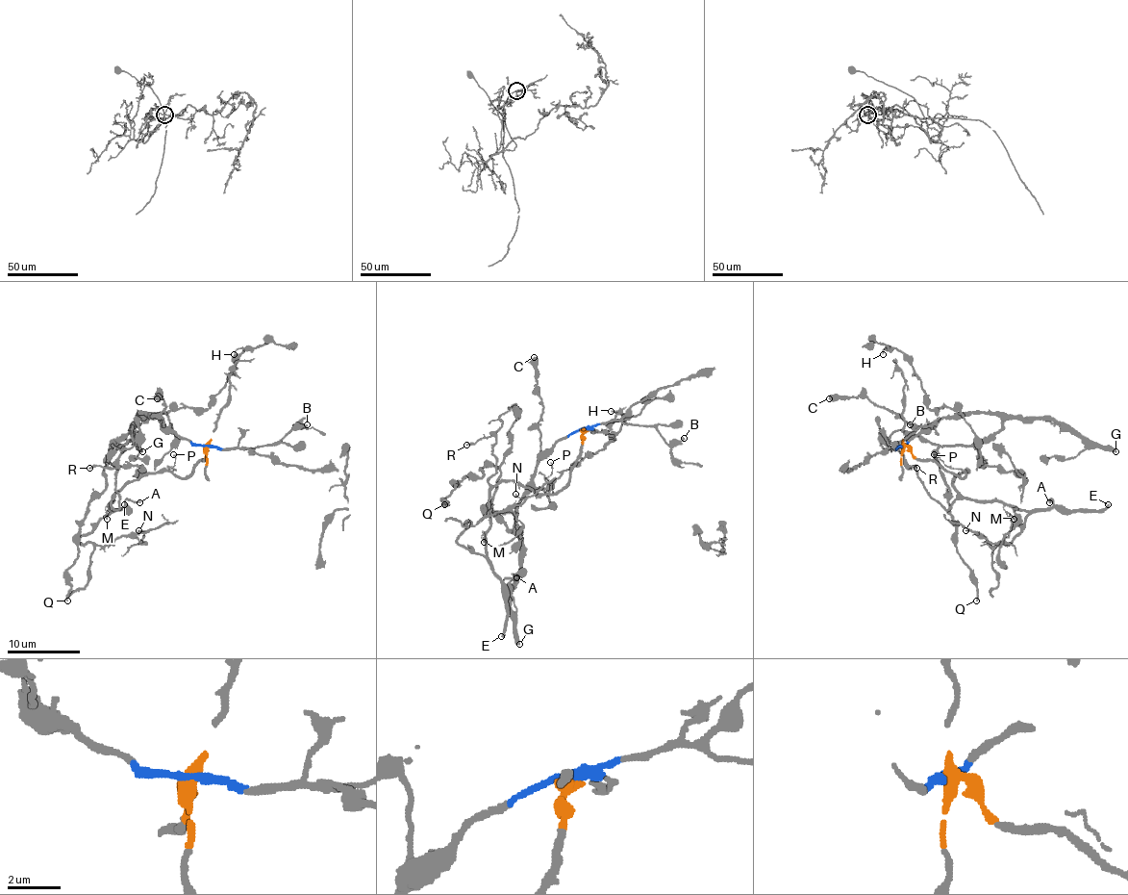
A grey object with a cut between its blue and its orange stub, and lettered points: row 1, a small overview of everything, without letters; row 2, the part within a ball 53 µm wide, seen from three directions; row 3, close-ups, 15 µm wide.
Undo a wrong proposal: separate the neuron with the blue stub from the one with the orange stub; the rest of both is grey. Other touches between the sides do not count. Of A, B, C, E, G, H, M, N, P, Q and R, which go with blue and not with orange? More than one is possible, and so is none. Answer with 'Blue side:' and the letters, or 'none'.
Blue side: B, C, G, H, Q

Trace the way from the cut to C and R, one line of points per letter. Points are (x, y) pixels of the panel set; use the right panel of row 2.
C: (901, 447), (912, 439), (921, 426), (912, 426), (864, 396), (828, 398)
R: (901, 447), (958, 475), (965, 472), (954, 480), (958, 497), (946, 510), (908, 468), (917, 468)

